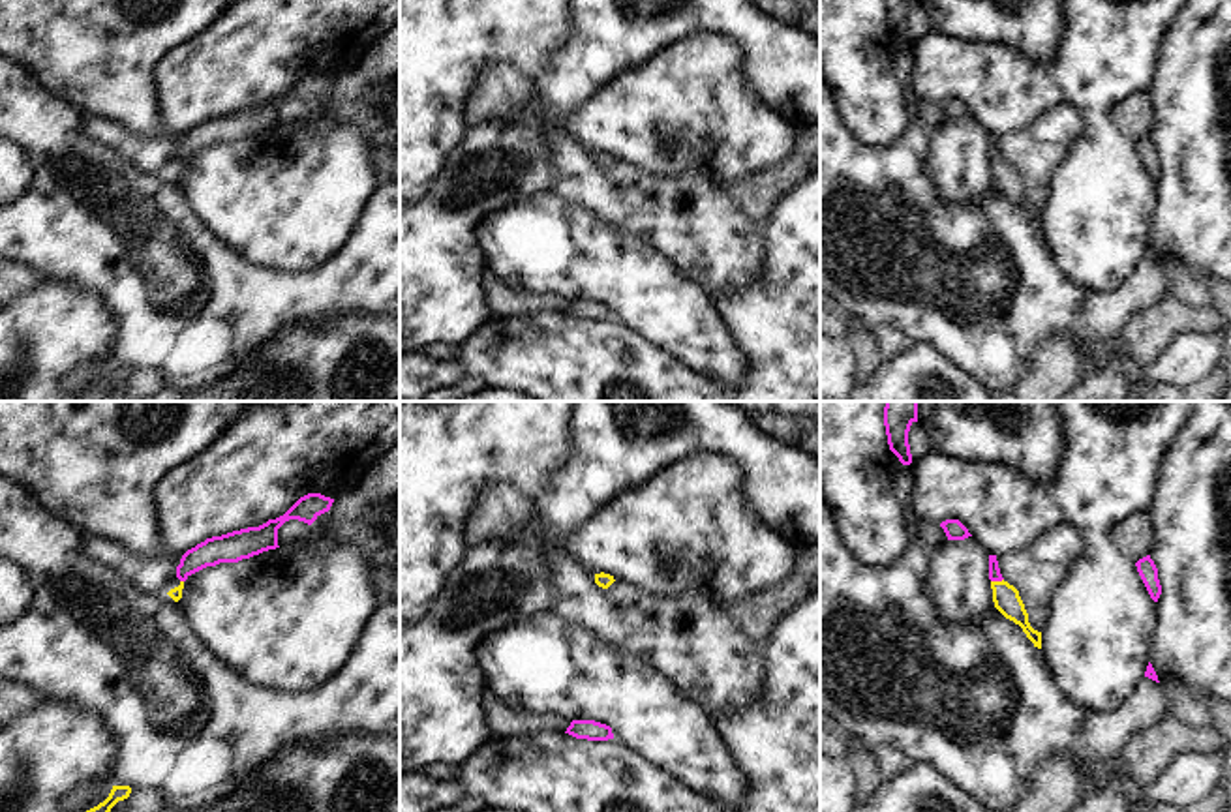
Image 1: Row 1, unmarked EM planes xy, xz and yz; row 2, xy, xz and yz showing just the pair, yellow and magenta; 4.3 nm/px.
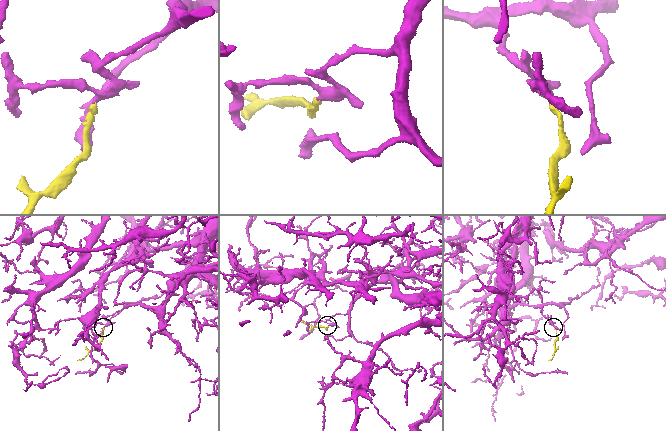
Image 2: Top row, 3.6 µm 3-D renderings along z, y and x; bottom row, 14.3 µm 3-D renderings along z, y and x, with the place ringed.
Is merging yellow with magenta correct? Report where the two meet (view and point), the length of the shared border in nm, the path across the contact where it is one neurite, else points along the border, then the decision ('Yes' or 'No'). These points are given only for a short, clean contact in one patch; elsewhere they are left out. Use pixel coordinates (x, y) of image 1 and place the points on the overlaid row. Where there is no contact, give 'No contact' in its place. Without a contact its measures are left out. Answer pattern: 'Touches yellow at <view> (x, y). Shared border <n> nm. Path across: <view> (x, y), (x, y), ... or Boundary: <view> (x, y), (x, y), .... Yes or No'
Touches yellow at yz (997, 582). Shared border 60 nm. Path across: yz (1006, 599), (997, 582), (995, 574). Yes.

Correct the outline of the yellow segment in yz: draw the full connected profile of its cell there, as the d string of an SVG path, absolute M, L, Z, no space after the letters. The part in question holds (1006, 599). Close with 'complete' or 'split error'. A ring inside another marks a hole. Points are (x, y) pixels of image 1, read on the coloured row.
M989 555L989 579L991 579L995 608L1006 619L1019 624L1026 634L1026 638L1034 643L1034 647L1041 649L1041 632L1030 626L1028 613L1019 596L1019 591L1002 578L996 555Z; split error

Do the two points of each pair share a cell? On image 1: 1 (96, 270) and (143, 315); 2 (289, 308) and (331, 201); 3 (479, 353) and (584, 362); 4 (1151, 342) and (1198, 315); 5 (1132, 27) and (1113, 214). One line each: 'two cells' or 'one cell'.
1: one cell
2: two cells
3: one cell
4: one cell
5: one cell

